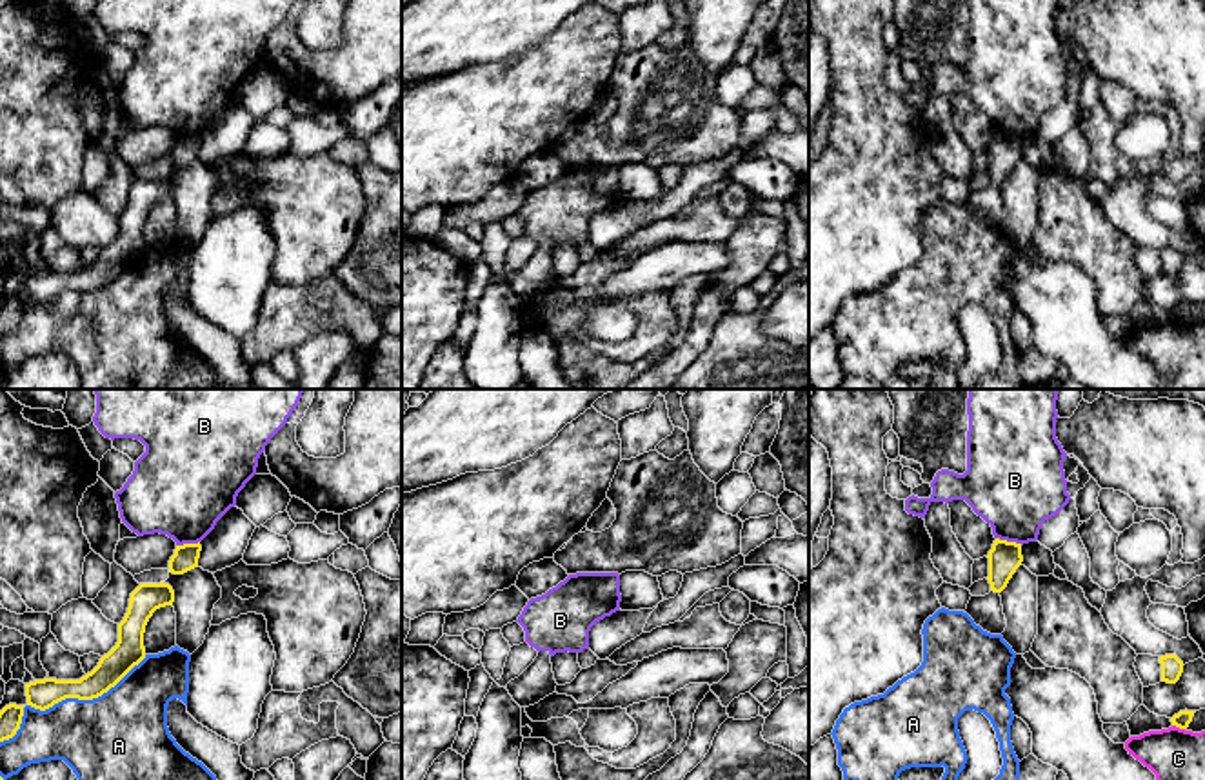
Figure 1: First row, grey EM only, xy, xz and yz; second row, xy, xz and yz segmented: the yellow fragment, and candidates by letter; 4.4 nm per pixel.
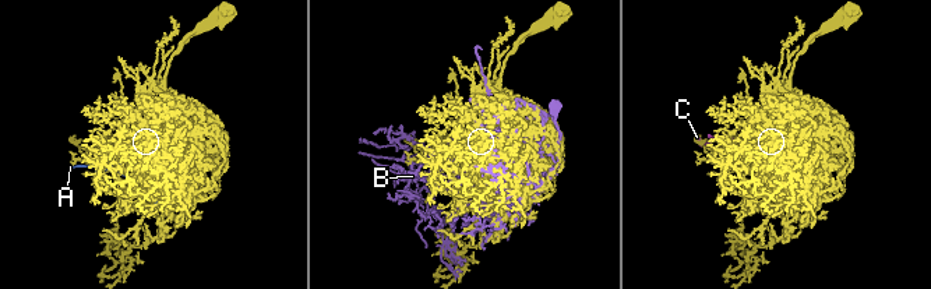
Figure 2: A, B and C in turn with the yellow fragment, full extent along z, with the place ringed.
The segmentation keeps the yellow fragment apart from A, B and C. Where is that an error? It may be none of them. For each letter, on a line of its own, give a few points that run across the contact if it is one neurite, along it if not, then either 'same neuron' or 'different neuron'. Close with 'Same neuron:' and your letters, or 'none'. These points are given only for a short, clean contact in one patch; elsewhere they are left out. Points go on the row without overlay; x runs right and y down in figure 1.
A: different neuron
B: line yz (996, 130), (1022, 137); different neuron
C: different neuron
Same neuron: none

